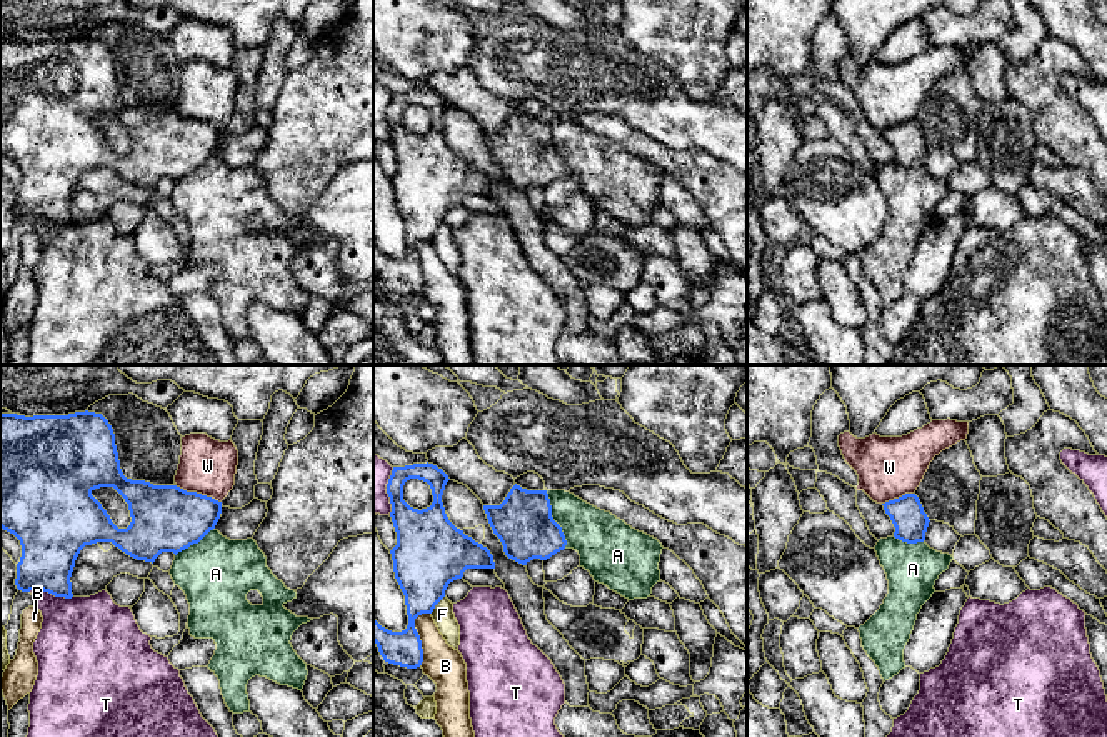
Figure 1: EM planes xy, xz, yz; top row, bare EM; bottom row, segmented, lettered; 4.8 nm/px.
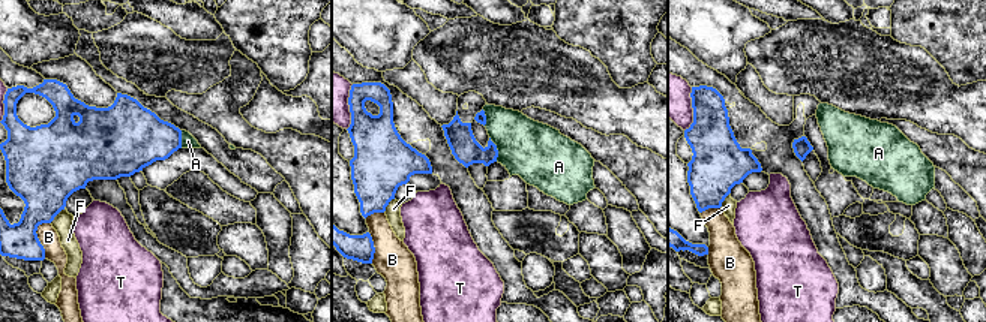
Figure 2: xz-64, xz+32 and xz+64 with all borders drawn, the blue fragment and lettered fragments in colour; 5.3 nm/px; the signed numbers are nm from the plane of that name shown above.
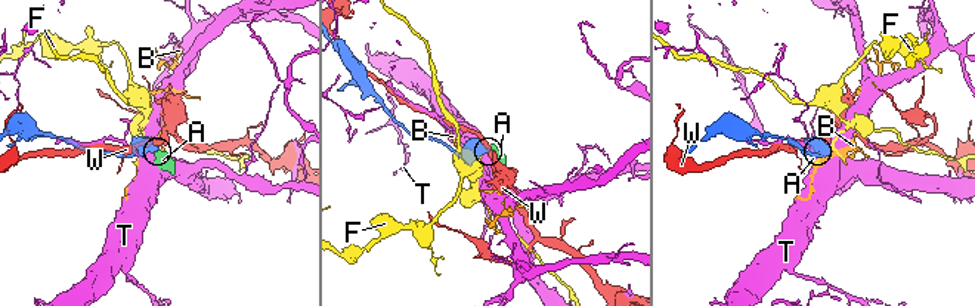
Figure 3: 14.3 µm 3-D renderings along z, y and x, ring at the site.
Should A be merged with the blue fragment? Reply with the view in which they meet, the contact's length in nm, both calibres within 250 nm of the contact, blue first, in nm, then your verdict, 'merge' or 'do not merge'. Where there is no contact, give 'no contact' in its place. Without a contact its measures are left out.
xz | 300 nm | 280/260 nm | do not merge

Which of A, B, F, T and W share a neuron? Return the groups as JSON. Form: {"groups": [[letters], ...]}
{"groups": [["A"], ["B"], ["F"], ["T"], ["W"]]}

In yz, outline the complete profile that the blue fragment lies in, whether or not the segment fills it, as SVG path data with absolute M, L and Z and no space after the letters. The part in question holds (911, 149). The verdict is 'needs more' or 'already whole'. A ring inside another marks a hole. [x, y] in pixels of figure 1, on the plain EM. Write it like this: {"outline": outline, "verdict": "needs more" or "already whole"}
{"outline": "M905 120L882 132L895 153L895 165L907 170L925 167L925 158L930 147L915 120Z", "verdict": "already whole"}

